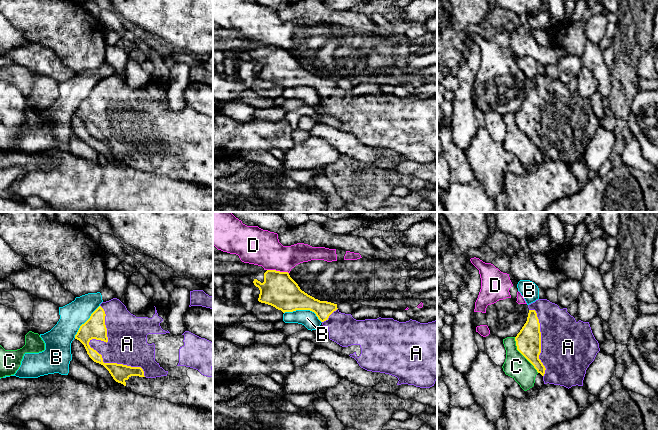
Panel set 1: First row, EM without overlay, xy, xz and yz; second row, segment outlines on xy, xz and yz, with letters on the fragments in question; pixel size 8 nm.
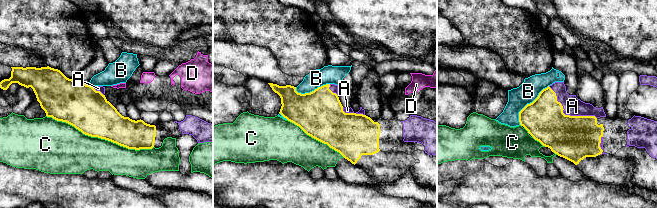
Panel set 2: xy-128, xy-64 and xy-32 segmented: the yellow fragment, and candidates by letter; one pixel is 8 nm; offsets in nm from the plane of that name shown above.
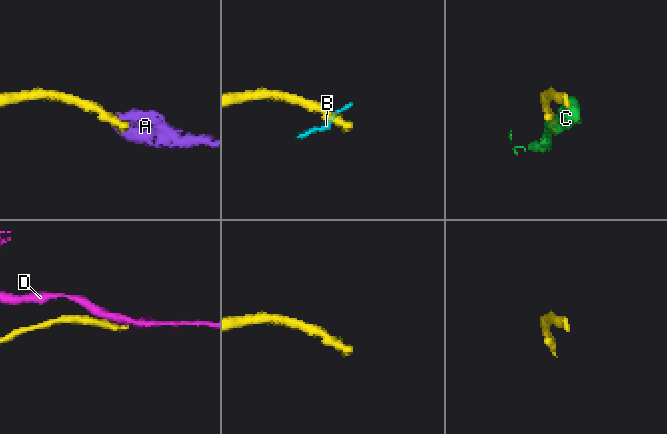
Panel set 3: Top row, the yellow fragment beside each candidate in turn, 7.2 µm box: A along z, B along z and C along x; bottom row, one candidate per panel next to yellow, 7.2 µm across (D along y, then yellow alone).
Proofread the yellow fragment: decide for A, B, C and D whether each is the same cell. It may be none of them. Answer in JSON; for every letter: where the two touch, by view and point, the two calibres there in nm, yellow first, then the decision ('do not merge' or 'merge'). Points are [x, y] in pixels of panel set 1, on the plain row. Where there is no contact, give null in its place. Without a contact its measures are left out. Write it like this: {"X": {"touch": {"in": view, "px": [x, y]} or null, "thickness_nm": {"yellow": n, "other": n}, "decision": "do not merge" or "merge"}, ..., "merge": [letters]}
{"A": {"touch": {"in": "xy", "px": [92, 124]}, "thickness_nm": {"yellow": 180, "other": 280}, "decision": "merge"}, "B": {"touch": {"in": "xz", "px": [304, 85]}, "thickness_nm": {"yellow": 280, "other": 130}, "decision": "do not merge"}, "C": {"touch": {"in": "yz", "px": [522, 130]}, "thickness_nm": {"yellow": 200, "other": 190}, "decision": "do not merge"}, "D": {"touch": {"in": "xz", "px": [278, 47]}, "thickness_nm": {"yellow": 280, "other": 300}, "decision": "do not merge"}, "merge": ["A"]}

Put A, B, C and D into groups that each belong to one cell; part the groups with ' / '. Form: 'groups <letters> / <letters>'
groups A / B / C / D

